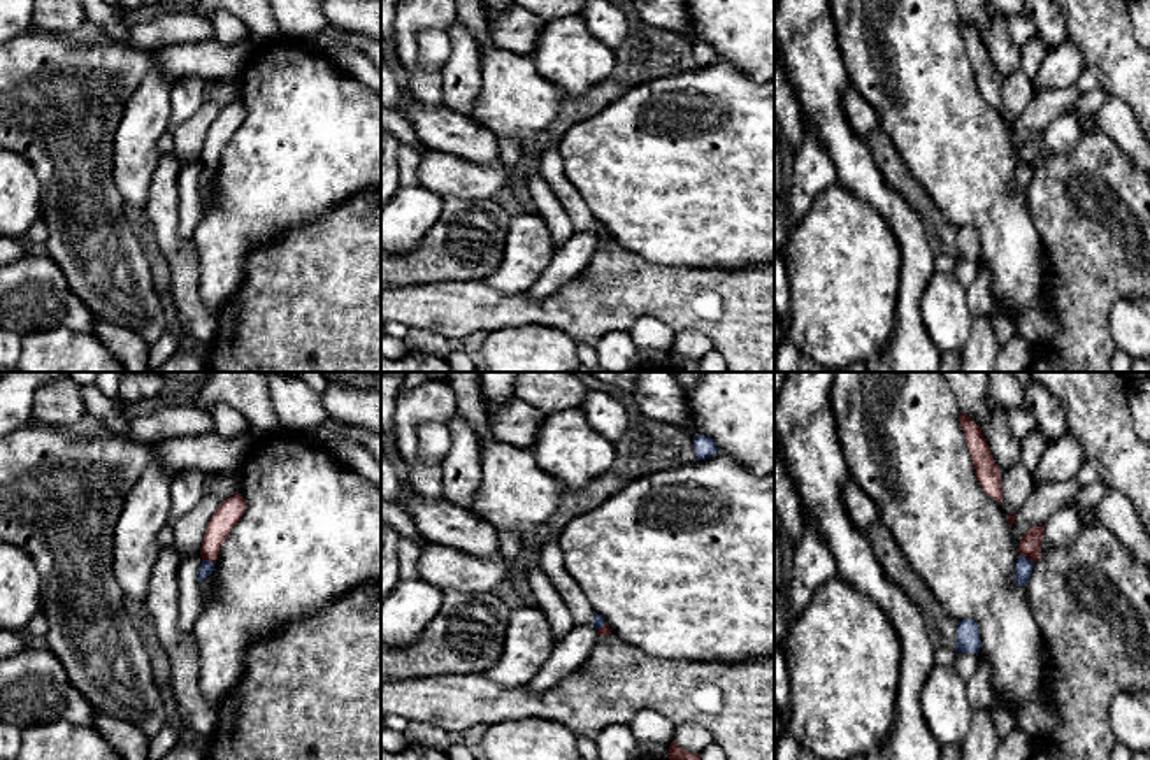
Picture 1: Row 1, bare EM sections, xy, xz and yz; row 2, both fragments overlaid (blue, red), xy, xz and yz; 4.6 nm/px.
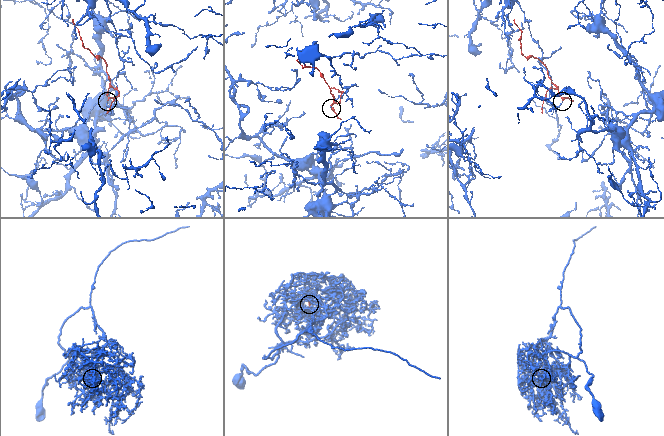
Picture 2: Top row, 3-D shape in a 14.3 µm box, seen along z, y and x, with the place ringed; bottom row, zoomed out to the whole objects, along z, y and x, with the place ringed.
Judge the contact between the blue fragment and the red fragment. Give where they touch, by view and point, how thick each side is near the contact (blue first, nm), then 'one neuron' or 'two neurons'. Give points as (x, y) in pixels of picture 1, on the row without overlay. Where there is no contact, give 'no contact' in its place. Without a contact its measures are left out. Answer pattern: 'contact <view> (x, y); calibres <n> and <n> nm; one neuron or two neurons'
contact yz (1027, 165); calibres 80 and 100 nm; two neurons

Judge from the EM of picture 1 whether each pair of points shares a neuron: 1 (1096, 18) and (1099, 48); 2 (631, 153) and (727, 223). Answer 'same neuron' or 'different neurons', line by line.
1: same neuron
2: same neuron

